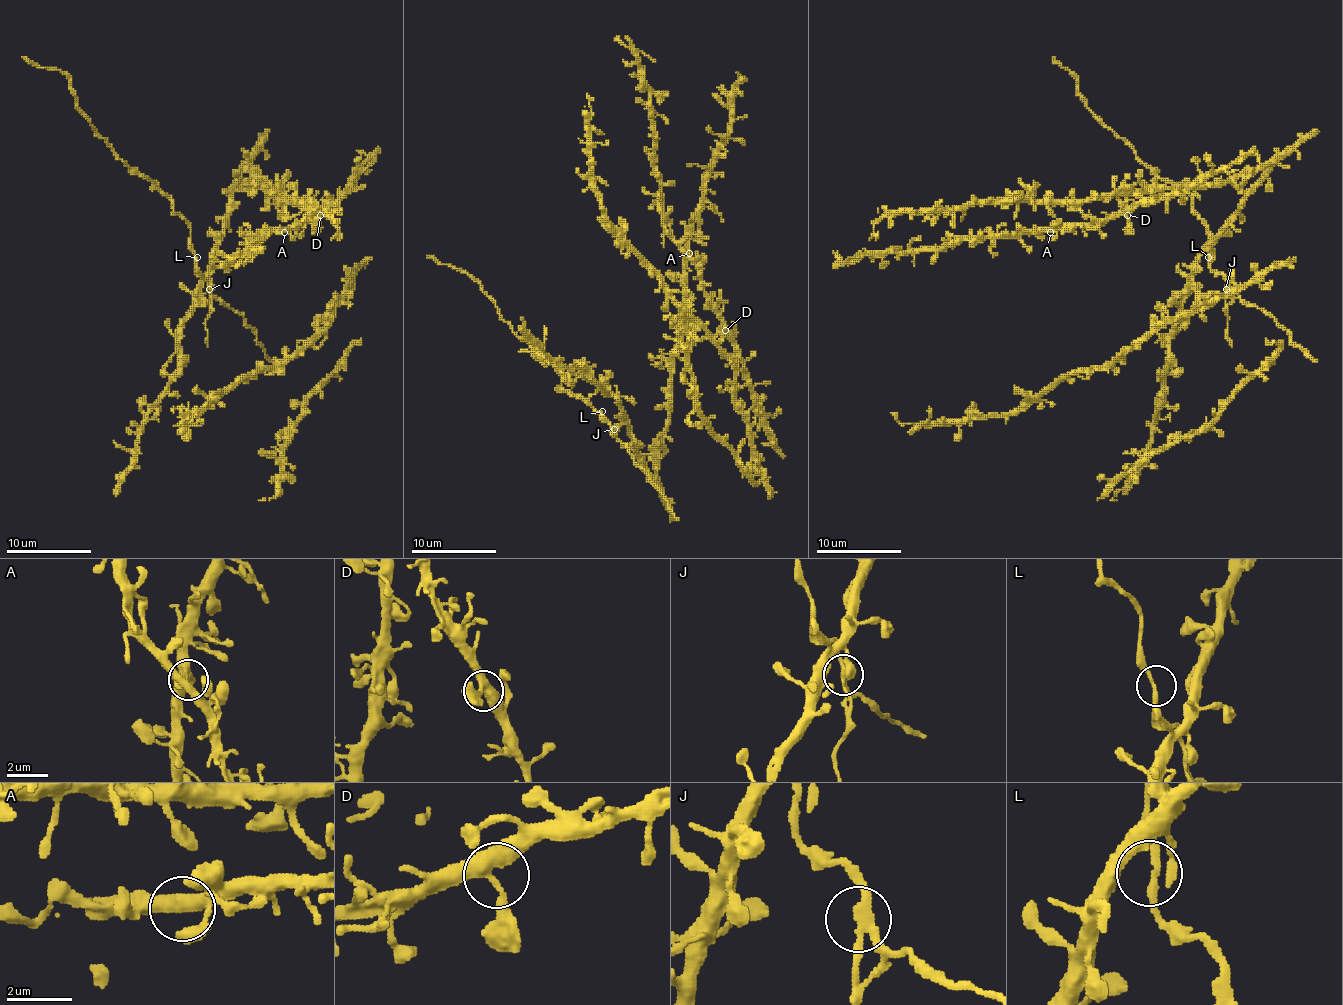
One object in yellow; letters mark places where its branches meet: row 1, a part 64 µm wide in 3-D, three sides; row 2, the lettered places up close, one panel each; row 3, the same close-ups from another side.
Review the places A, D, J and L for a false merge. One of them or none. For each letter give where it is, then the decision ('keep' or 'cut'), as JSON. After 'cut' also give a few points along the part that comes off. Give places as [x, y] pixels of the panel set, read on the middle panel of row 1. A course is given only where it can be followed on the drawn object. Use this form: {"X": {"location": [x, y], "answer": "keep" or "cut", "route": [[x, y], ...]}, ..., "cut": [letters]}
{"A": {"location": [689, 253], "answer": "keep"}, "D": {"location": [725, 330], "answer": "keep"}, "J": {"location": [614, 429], "answer": "cut"}, "L": {"location": [602, 411], "answer": "keep"}, "cut": ["J"]}

